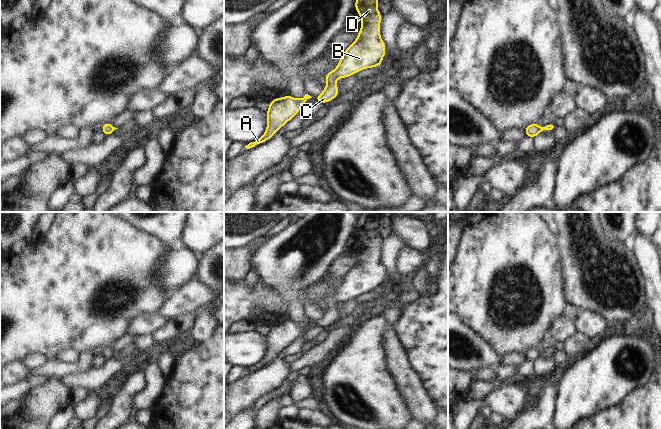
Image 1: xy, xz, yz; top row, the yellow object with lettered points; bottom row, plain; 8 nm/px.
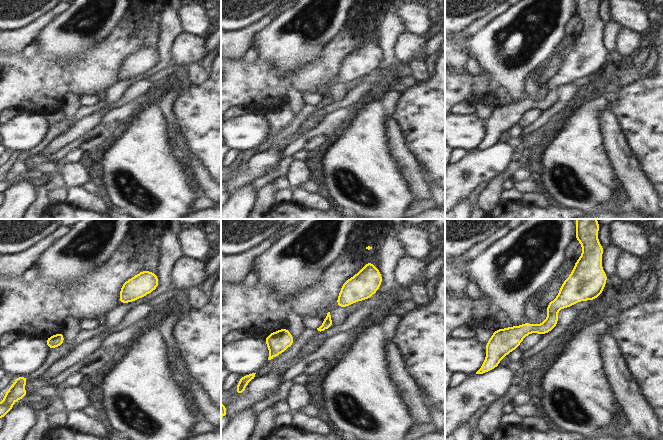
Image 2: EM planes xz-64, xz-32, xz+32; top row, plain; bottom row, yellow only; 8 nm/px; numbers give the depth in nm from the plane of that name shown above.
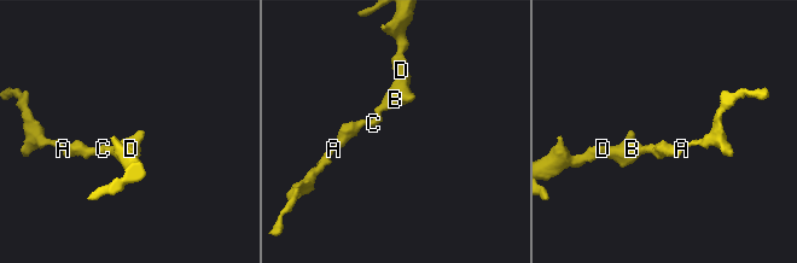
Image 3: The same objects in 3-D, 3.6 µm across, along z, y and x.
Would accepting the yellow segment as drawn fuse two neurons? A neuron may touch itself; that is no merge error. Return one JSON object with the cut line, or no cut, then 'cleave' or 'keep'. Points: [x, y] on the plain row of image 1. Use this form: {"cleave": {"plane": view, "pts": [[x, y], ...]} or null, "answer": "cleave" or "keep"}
{"cleave": null, "answer": "keep"}

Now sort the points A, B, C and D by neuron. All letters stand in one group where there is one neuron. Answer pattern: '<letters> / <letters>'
A B C D

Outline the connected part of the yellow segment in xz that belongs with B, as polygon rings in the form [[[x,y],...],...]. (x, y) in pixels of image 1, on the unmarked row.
[[[359,212],[355,234],[359,237],[362,252],[357,263],[342,279],[338,290],[325,299],[328,305],[323,317],[314,321],[317,326],[327,327],[339,319],[338,302],[346,302],[360,294],[380,290],[386,277],[385,267],[380,262],[382,239],[377,232],[378,218],[372,212]]]

